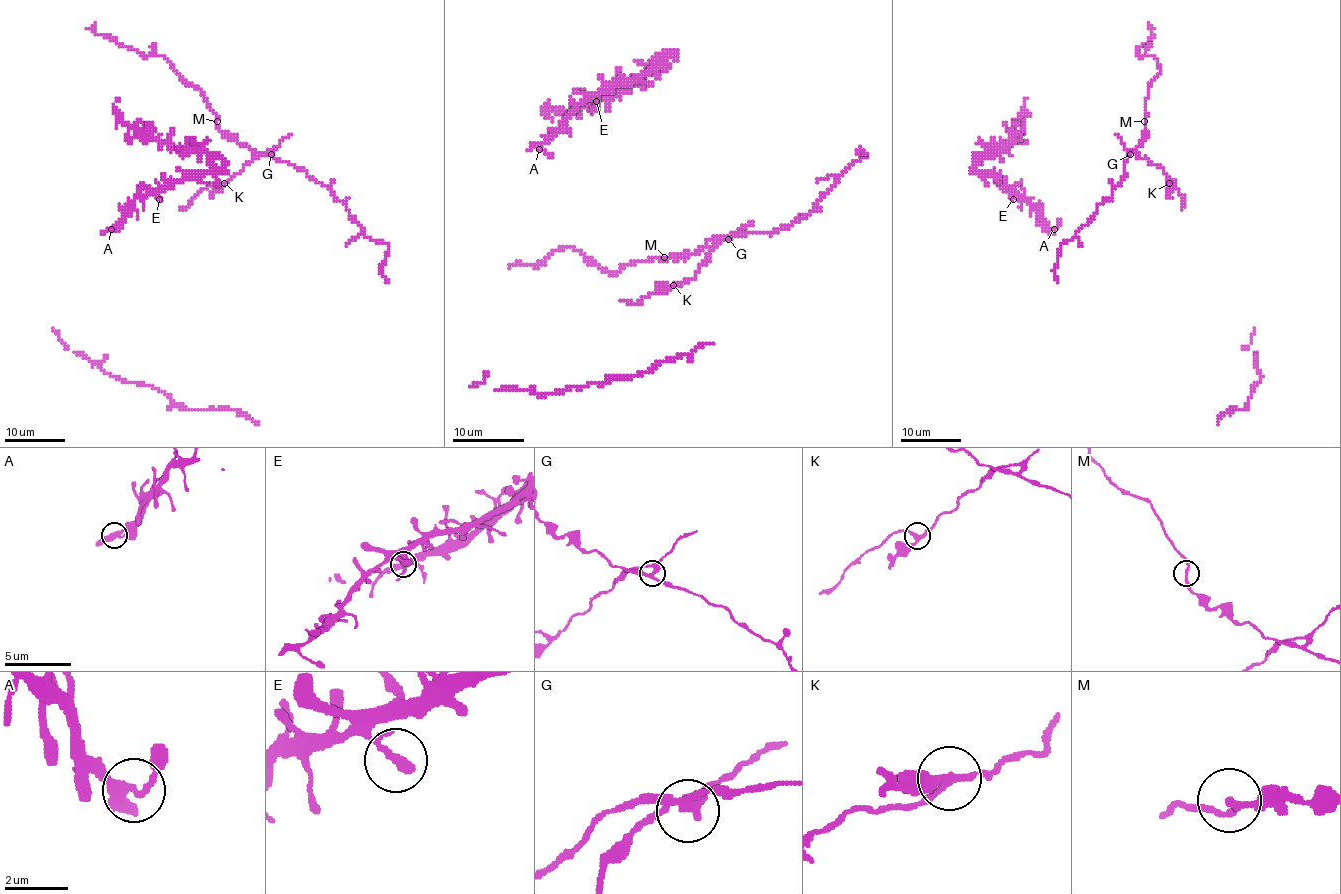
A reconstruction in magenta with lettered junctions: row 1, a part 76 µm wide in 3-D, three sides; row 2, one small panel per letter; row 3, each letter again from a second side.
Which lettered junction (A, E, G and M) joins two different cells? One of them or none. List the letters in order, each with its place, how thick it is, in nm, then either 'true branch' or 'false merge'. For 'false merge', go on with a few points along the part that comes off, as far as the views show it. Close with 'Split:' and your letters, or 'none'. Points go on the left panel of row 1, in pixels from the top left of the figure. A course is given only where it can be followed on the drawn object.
A: (111, 229) | 320 nm | true branch
E: (159, 199) | 240 nm | true branch
G: (271, 154) | 280 nm | false merge | (271, 155), (268, 152), (259, 153), (226, 183), (212, 182), (179, 211)
M: (217, 121) | 180 nm | true branch
Split: G

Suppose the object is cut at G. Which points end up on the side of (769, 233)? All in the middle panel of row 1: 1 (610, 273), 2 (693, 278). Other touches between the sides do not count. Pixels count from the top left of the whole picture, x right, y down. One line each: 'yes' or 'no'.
1: yes
2: no

